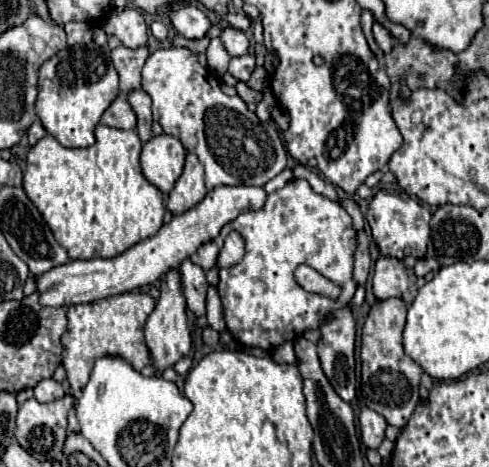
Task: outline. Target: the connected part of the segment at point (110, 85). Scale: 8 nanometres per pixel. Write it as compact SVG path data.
M89 43L59 51L39 71L39 97L35 113L43 127L65 147L89 147L95 143L95 127L105 109L119 95L119 75L111 65L109 51Z

